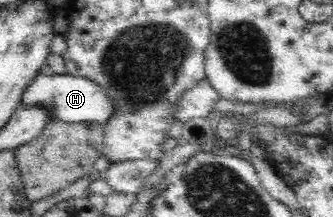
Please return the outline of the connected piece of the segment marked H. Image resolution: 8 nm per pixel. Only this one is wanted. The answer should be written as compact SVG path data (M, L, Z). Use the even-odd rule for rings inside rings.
M39 70L35 76L24 86L21 95L20 106L23 109L39 109L45 115L49 115L49 121L65 123L95 122L104 124L111 118L113 107L109 105L102 88L88 78L72 74L43 74Z

